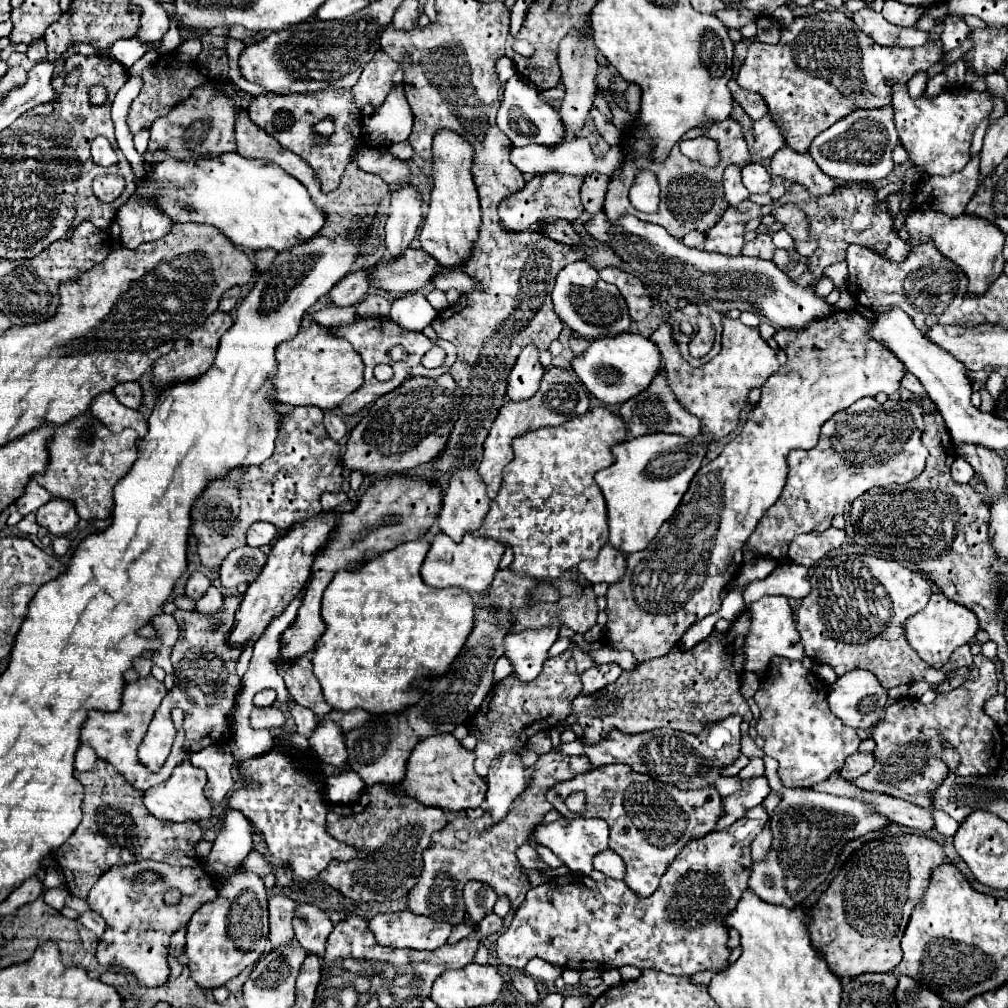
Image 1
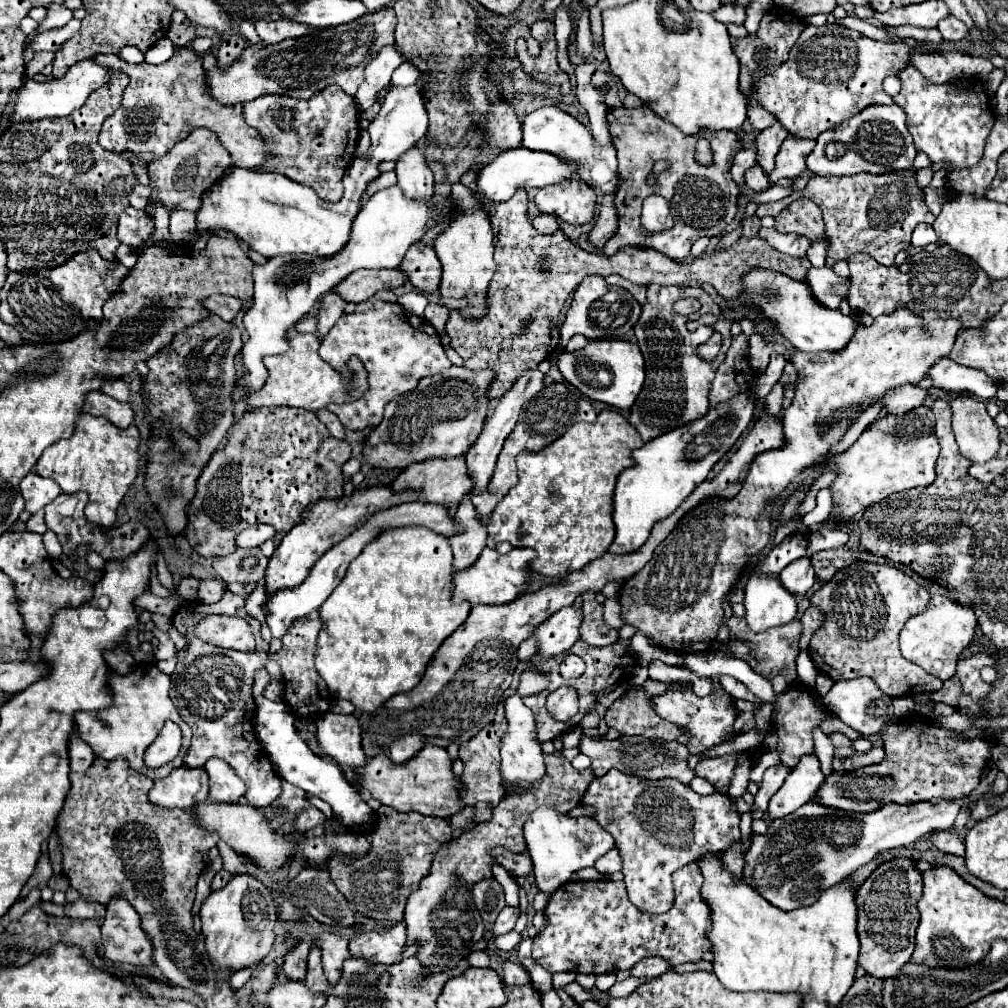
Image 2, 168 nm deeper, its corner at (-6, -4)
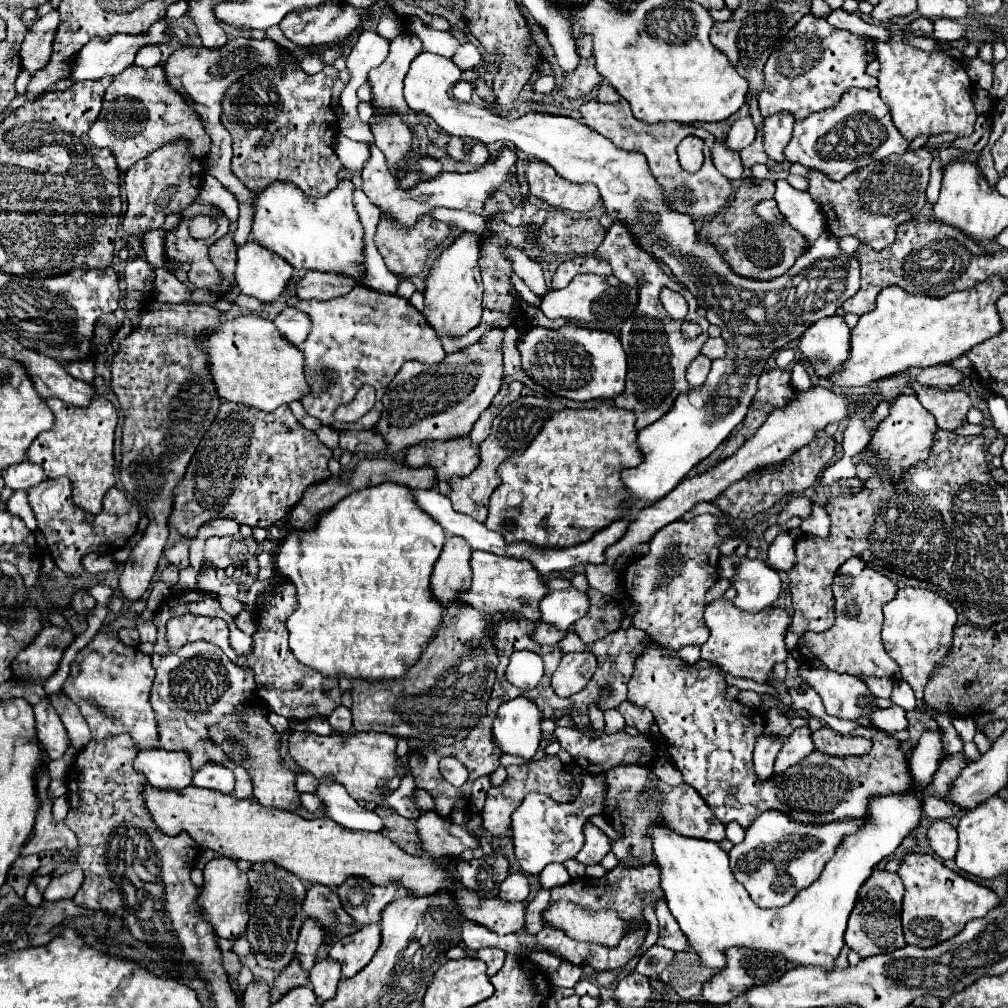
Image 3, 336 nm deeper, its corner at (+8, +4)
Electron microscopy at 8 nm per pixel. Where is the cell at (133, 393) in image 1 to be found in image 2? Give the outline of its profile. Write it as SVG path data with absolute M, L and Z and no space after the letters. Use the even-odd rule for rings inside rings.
M117 379L117 381L105 381L103 389L101 389L105 395L113 397L113 399L119 399L119 401L129 401L131 397L131 391L129 391L129 383L123 381L123 379Z

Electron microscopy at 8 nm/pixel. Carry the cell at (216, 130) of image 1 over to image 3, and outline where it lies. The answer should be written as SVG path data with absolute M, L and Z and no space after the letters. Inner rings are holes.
M173 141L163 145L159 151L137 161L133 169L125 173L127 191L127 213L123 217L123 229L127 235L139 239L145 231L163 229L165 217L183 211L199 195L199 185L203 177L203 165L191 157L185 141Z

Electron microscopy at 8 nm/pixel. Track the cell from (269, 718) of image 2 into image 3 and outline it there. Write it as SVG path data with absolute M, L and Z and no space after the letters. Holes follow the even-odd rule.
M323 779L315 795L323 799L325 813L347 829L371 831L371 833L379 833L383 829L381 817L365 807L359 807L357 801L345 791L343 785Z

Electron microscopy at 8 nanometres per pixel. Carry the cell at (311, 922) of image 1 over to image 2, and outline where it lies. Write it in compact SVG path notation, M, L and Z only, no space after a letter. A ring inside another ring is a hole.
M325 931L317 937L317 941L313 945L321 949L321 961L323 961L325 975L327 975L329 983L335 985L341 977L341 965L349 957L349 947L347 947L349 939Z

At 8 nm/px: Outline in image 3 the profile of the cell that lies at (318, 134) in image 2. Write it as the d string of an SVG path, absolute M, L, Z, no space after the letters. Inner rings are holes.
M281 55L281 61L285 61L279 69L273 67L257 67L241 81L235 81L221 101L221 119L225 129L231 133L233 139L233 173L241 179L249 191L259 193L265 189L265 185L271 185L275 181L293 183L297 185L305 195L311 197L323 197L329 191L333 191L339 183L337 171L341 169L341 161L333 151L333 139L337 133L337 115L331 109L331 85L339 77L339 71L331 65L327 65L317 75L307 75L295 59L289 55Z

